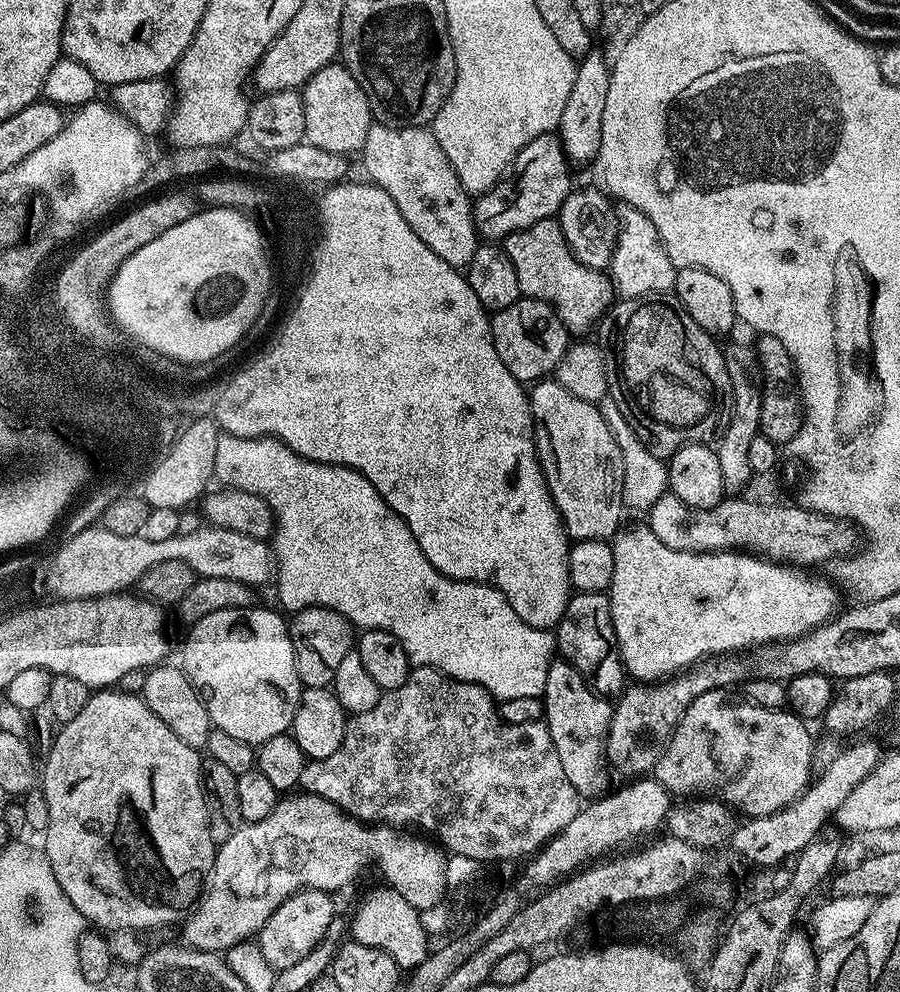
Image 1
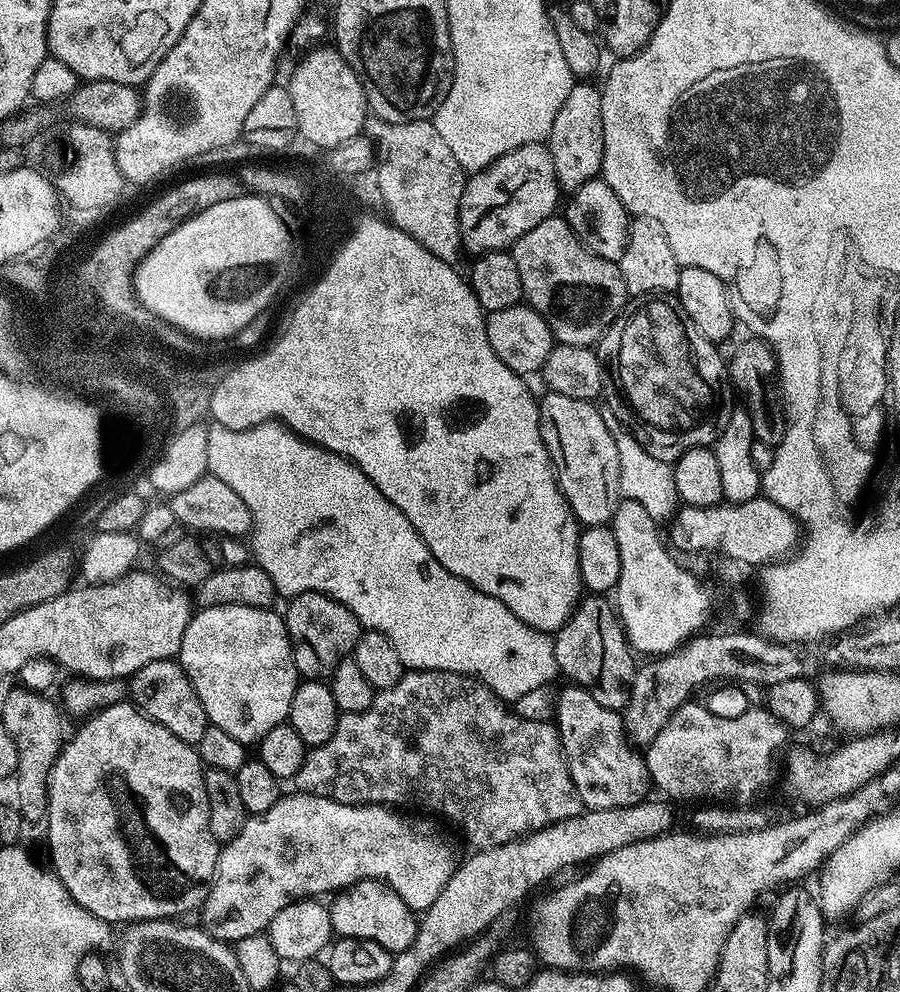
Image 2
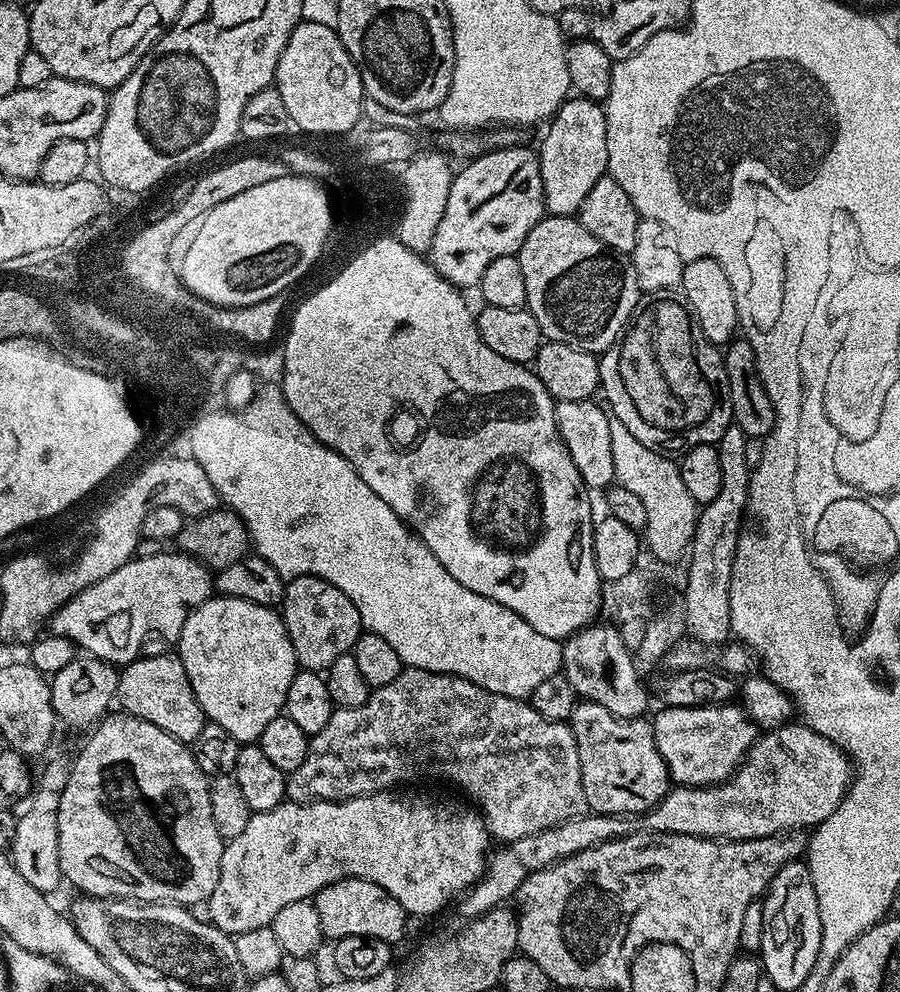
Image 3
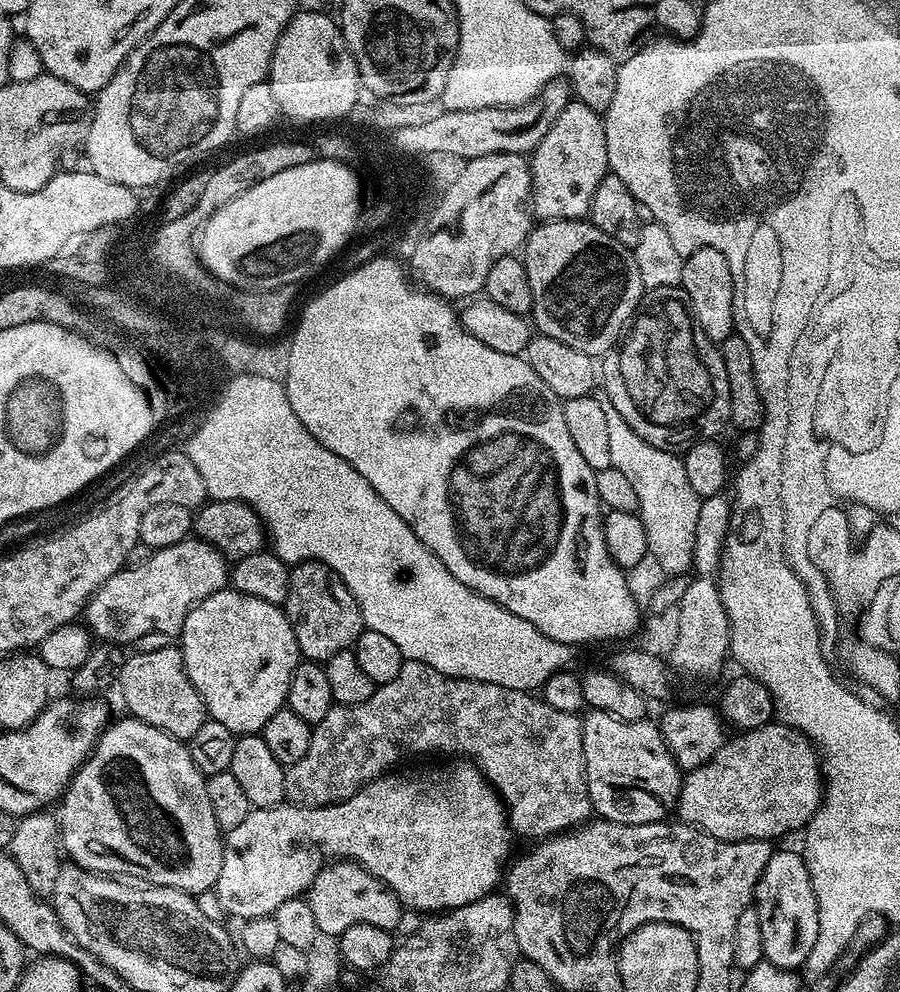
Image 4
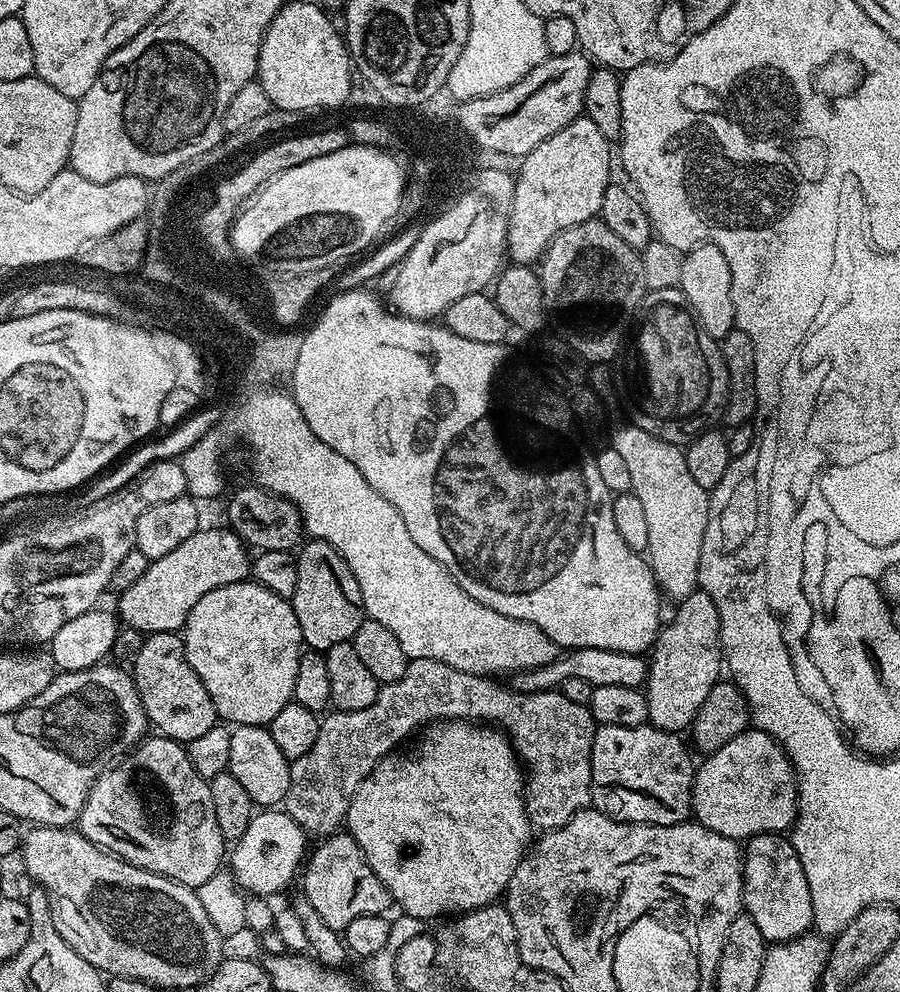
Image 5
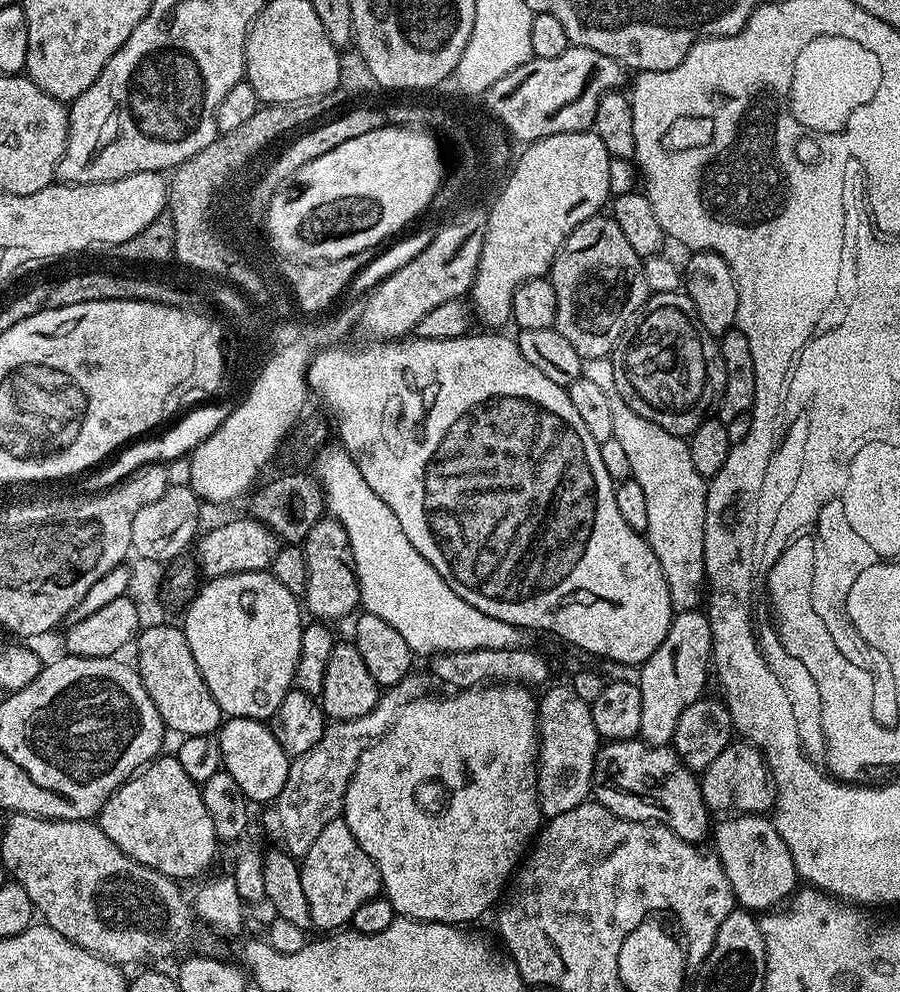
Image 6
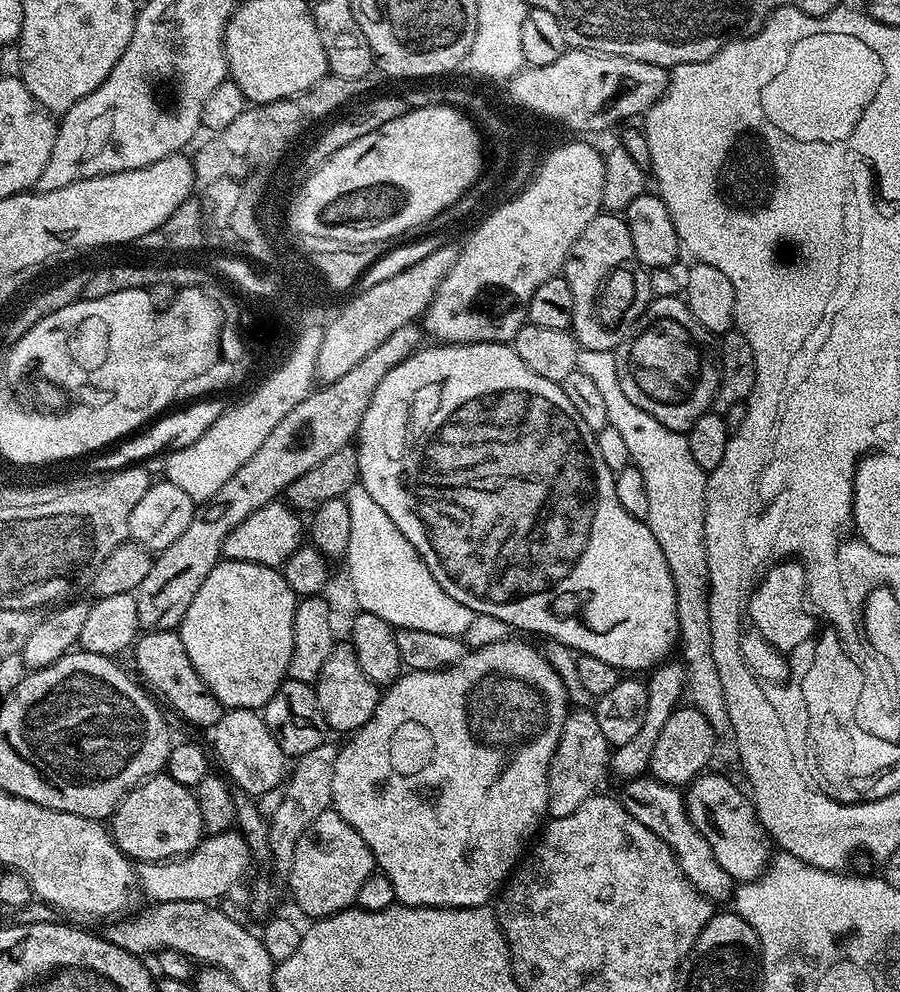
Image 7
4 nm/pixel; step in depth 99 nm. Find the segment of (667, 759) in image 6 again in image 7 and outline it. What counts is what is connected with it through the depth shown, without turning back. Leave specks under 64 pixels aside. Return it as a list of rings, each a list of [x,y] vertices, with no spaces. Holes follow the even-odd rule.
[[[651,775],[638,776],[634,780],[627,781],[624,789],[618,792],[618,799],[627,812],[634,814],[646,830],[658,834],[666,846],[670,846],[672,853],[676,855],[676,861],[684,876],[707,900],[719,902],[719,900],[731,901],[734,896],[734,881],[726,870],[714,858],[714,850],[710,850],[710,842],[698,834],[694,822],[690,822],[690,814],[684,805],[684,792],[679,787],[663,784],[660,780],[653,780]]]

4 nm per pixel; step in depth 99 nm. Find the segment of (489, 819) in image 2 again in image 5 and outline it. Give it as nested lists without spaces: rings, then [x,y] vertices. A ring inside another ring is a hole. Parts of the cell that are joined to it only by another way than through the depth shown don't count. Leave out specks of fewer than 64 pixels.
[[[434,658],[409,660],[406,674],[402,674],[398,682],[383,685],[378,698],[370,706],[366,706],[366,710],[332,710],[321,719],[318,739],[314,746],[310,746],[310,750],[306,750],[302,758],[291,761],[290,790],[282,805],[283,811],[287,812],[290,818],[294,818],[294,822],[298,822],[298,826],[302,826],[309,837],[323,838],[337,831],[345,823],[352,795],[374,770],[377,762],[397,751],[403,745],[400,743],[415,728],[420,730],[433,722],[467,720],[487,722],[510,734],[516,755],[526,769],[524,808],[528,812],[528,822],[533,829],[551,830],[566,826],[566,822],[570,822],[574,814],[592,804],[592,739],[598,727],[592,719],[592,712],[588,706],[578,706],[578,702],[570,702],[570,698],[566,698],[558,690],[525,695],[508,686],[503,688],[502,685],[495,684],[496,682],[495,679],[486,676],[454,670],[454,666],[446,666],[446,662],[438,662]]]

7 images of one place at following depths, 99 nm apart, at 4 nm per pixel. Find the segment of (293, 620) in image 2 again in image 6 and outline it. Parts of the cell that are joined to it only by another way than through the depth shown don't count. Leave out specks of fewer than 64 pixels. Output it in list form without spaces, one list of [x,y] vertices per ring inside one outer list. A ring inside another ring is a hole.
[[[322,518],[314,522],[302,547],[306,558],[306,590],[302,604],[307,615],[316,622],[333,622],[332,620],[340,620],[343,616],[351,617],[361,607],[360,583],[356,577],[350,538],[346,538],[344,527],[336,520]]]

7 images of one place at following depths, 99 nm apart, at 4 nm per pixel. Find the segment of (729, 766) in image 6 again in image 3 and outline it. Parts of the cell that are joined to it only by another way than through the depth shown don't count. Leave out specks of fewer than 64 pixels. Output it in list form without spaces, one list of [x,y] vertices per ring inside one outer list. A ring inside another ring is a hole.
[[[789,722],[757,735],[739,767],[724,783],[708,787],[669,787],[657,808],[643,813],[638,823],[645,832],[704,836],[708,840],[757,840],[793,830],[808,830],[838,810],[842,798],[848,793],[853,775],[854,769],[847,752],[830,742],[830,738],[807,728],[804,723]]]

